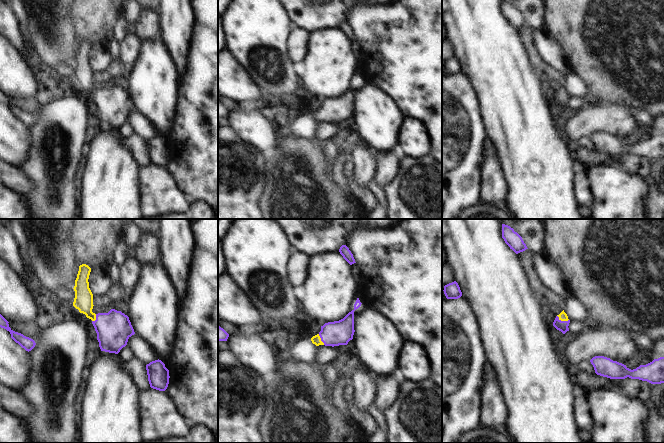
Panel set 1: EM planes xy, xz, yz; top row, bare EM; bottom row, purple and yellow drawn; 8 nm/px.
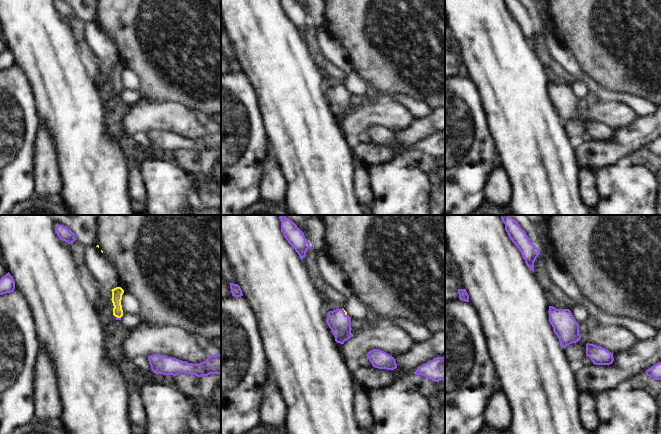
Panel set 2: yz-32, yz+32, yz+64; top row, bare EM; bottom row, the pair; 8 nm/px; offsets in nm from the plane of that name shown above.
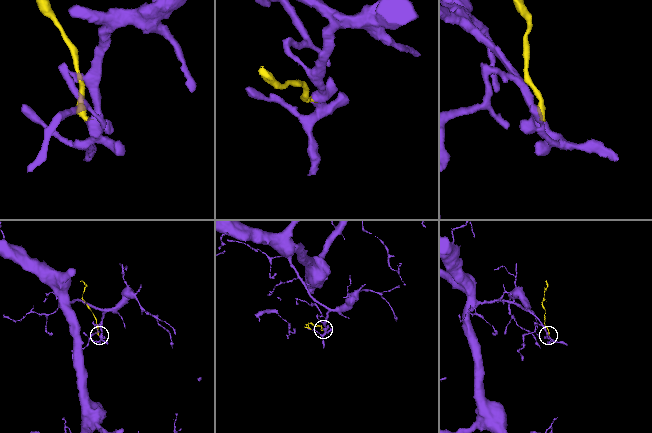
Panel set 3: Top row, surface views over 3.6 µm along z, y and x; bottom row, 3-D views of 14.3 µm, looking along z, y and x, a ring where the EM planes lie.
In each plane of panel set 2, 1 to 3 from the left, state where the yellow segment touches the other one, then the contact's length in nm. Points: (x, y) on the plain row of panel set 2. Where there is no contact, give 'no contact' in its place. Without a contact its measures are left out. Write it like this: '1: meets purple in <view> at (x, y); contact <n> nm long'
1: meets purple in yz-32 at (118, 94); contact 40 nm long
2: meets purple in yz+32 at (344, 88); contact 70 nm long
3: no contact

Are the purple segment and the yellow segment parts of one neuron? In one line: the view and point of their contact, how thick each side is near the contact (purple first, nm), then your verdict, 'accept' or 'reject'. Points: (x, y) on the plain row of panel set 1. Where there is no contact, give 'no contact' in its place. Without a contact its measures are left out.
meets purple in yz at (562, 97); 90 nm thick on the purple side, 70 nm on the other; accept

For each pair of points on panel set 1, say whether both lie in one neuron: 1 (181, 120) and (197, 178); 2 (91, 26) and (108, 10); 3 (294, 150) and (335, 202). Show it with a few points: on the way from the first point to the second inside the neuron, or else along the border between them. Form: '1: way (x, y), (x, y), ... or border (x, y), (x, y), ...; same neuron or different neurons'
1: way (195, 134), (197, 136), (197, 164); same neuron
2: way (95, 22), (104, 13); same neuron
3: way (296, 163), (322, 189); same neuron

